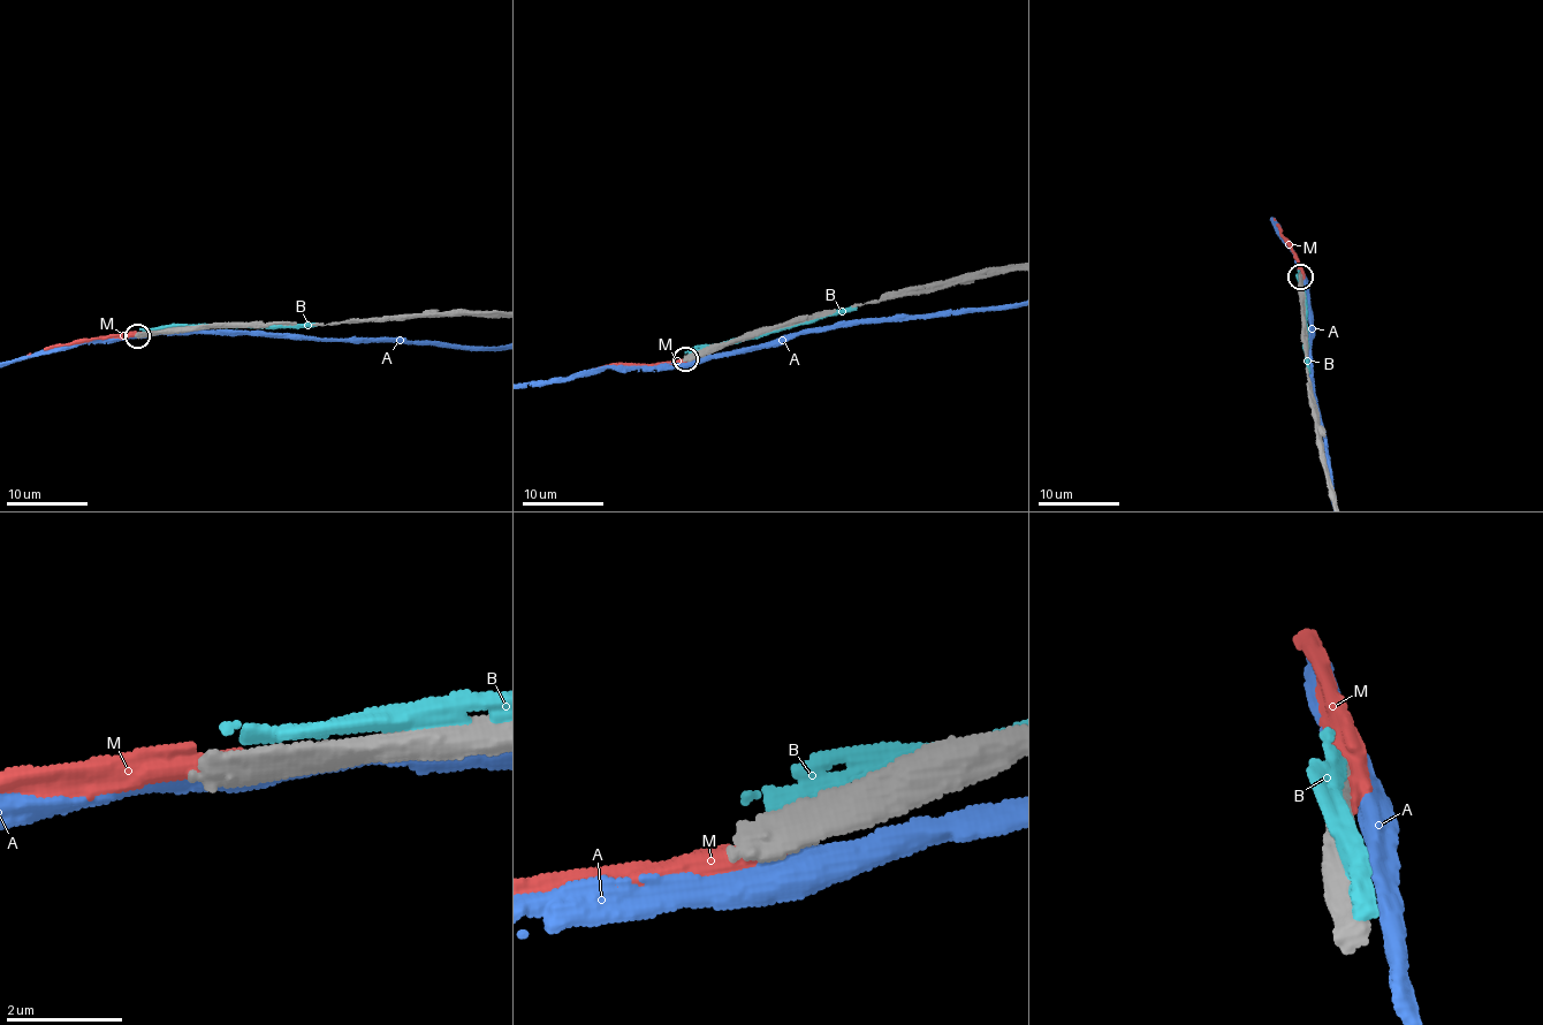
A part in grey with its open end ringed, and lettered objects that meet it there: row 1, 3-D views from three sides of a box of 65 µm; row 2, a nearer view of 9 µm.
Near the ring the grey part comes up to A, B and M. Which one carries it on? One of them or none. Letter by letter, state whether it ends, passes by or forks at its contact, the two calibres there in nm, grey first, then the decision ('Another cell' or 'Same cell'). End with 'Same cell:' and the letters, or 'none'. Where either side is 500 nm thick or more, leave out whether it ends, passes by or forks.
A: Thickness 480 nm (grey) against 500 nm. Another cell
B: It ends there. Thickness 400 nm (grey) against 360 nm. Another cell
M: Thickness 500 nm (grey) against 440 nm. Another cell
Same cell: none

